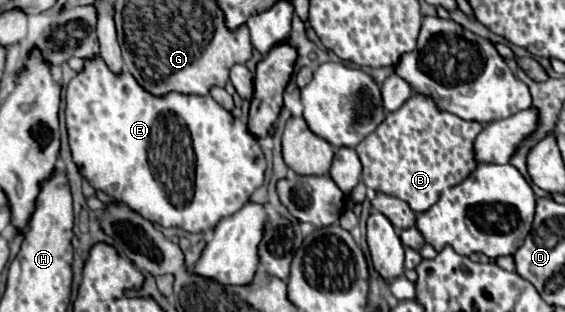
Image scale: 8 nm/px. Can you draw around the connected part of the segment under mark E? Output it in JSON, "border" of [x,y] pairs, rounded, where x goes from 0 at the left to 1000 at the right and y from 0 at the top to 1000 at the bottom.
{"border":[[[177,186],[149,192],[149,224],[142,237],[135,237],[135,250],[127,250],[127,263],[120,269],[120,288],[117,288],[117,404],[120,404],[127,506],[138,526],[142,558],[149,558],[149,571],[170,609],[181,609],[191,628],[202,628],[202,635],[216,641],[237,679],[244,679],[258,705],[276,712],[283,724],[312,724],[312,731],[322,731],[329,744],[340,744],[340,750],[365,750],[393,705],[393,692],[407,692],[407,686],[421,679],[442,641],[446,615],[457,609],[467,590],[471,506],[467,506],[467,487],[457,462],[457,442],[442,423],[435,385],[414,378],[375,308],[326,308],[326,301],[315,301],[315,295],[304,295],[290,314],[262,308],[262,295],[255,295],[255,282],[248,282],[241,269],[241,256],[234,244],[227,244],[223,231],[216,244],[198,244],[198,231],[188,218],[188,205]]]}

